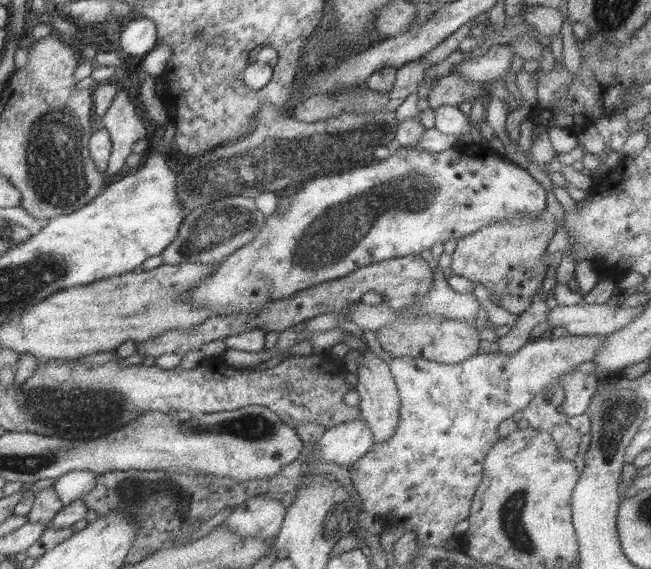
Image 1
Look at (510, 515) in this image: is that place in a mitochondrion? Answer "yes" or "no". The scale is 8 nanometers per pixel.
yes

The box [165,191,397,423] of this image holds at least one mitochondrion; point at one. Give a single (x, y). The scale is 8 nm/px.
(212, 222)

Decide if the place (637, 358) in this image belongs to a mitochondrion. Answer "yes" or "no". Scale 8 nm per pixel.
no

